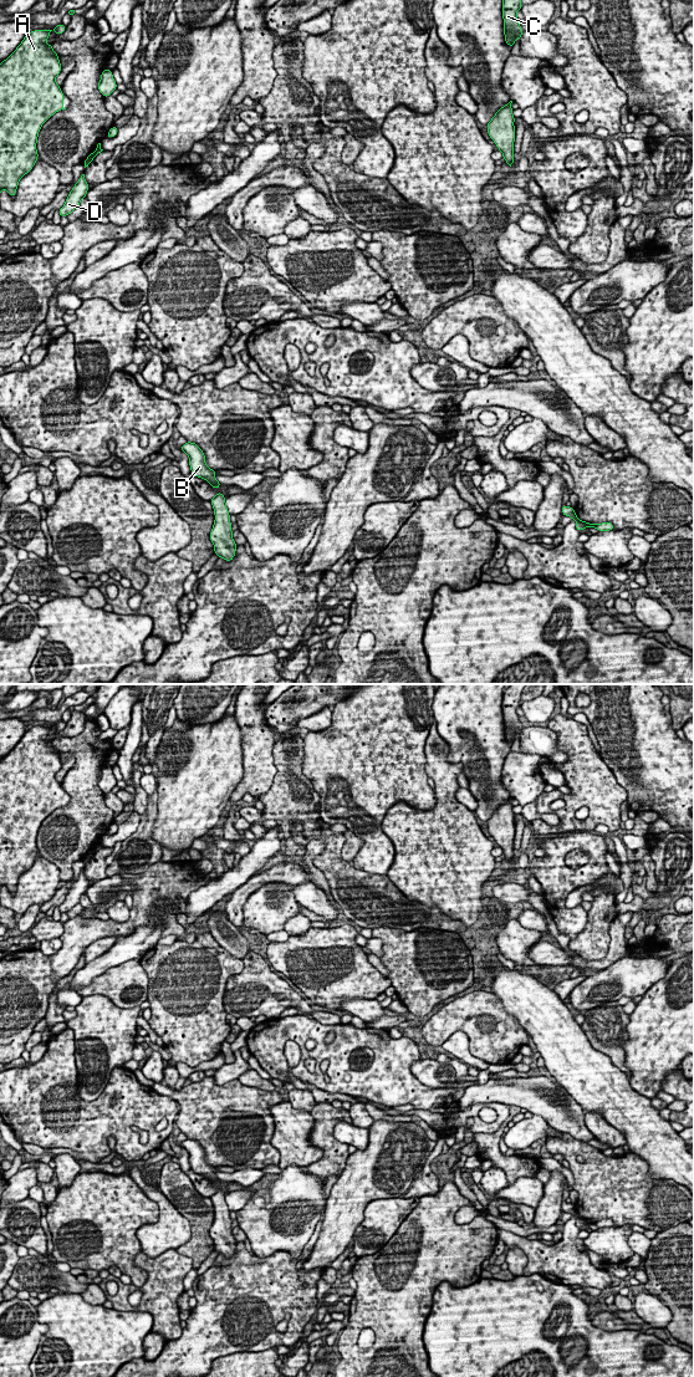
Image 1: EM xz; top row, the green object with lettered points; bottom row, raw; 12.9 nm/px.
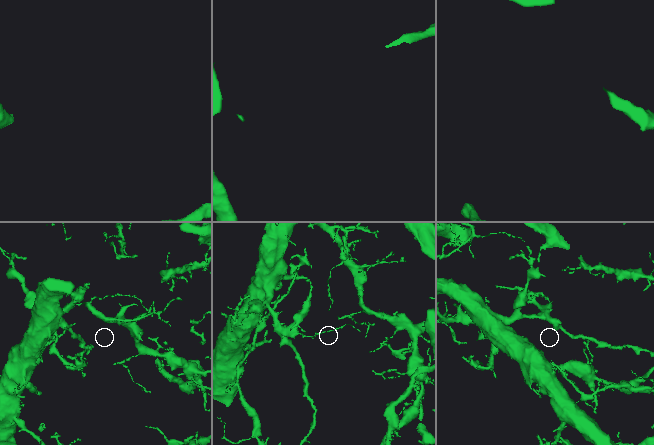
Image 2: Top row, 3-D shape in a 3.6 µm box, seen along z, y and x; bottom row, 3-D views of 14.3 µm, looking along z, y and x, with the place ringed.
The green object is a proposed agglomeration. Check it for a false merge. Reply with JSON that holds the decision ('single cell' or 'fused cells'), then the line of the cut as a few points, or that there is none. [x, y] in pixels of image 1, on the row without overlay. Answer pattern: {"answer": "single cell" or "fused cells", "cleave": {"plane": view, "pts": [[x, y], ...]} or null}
{"answer": "fused cells", "cleave": {"plane": "xz", "pts": [[93, 848], [86, 856]]}}

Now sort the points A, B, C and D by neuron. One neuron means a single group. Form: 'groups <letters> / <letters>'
groups A B C / D

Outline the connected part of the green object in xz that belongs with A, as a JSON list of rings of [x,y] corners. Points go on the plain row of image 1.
[[[34,726],[25,731],[16,746],[0,760],[0,889],[5,886],[15,893],[20,876],[35,862],[39,850],[36,846],[39,828],[42,821],[63,804],[63,789],[56,780],[62,764],[58,751],[46,738],[52,726]]]

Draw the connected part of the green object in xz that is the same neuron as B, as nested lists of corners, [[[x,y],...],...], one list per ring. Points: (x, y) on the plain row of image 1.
[[[187,1138],[180,1146],[189,1153],[192,1171],[206,1177],[214,1185],[221,1182],[214,1173],[216,1168],[205,1161],[205,1151],[198,1141]]]

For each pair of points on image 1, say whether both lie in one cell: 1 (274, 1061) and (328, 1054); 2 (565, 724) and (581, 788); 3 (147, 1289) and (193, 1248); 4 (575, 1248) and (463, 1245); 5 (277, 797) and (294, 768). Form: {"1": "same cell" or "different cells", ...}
{"1": "same cell", "2": "same cell", "3": "different cells", "4": "different cells", "5": "same cell"}

